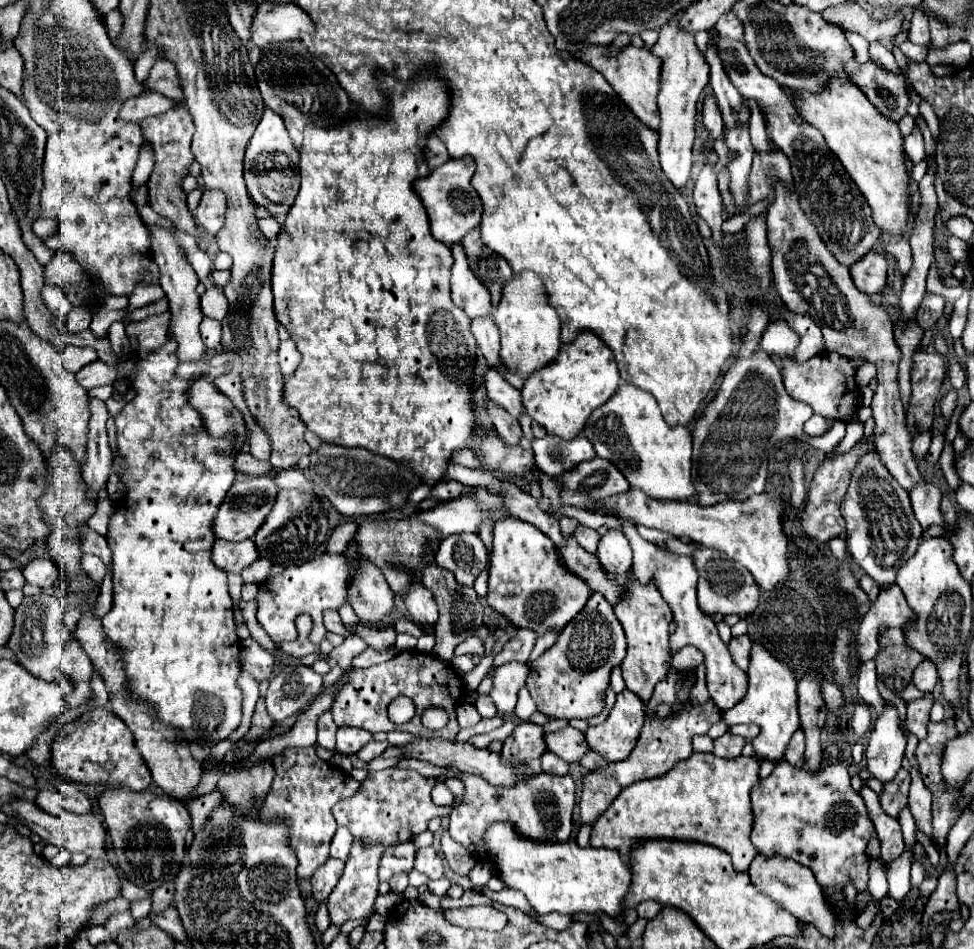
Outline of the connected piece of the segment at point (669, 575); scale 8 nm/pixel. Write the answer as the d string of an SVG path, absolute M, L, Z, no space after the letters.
M610 510L604 516L618 518L620 524L622 524L622 532L626 534L626 538L630 542L630 548L634 552L634 558L632 558L632 574L634 574L634 578L640 584L654 582L656 588L662 592L664 600L670 604L670 608L674 608L674 622L676 622L678 628L670 636L670 644L672 644L670 648L674 648L674 652L678 652L682 646L692 644L698 650L702 650L702 654L706 656L706 672L708 672L706 684L708 684L708 692L710 692L710 698L714 700L714 704L722 712L728 710L728 708L732 708L734 704L738 704L738 700L742 700L742 696L746 696L746 672L742 672L734 664L734 660L732 660L726 644L718 636L718 630L716 630L714 620L708 618L706 614L702 614L700 608L698 608L698 602L696 602L696 580L698 580L698 572L694 568L694 562L690 562L690 556L682 556L682 554L666 552L666 550L662 552L656 544L646 542L638 534L636 524L632 520L620 518L618 514L614 514Z

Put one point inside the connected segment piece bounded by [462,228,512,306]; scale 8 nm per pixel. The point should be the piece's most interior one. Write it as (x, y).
(491, 270)

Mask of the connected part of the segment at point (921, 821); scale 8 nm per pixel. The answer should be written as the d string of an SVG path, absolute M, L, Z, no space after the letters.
M916 768L910 770L912 776L912 786L910 786L910 812L916 820L916 828L920 832L924 832L924 836L928 836L932 840L932 814L930 814L930 804L932 804L932 796L930 790L924 788L924 782L918 774Z

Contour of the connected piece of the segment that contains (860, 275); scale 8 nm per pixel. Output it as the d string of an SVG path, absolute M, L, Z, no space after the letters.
M870 250L866 256L862 256L858 262L850 266L850 276L858 290L866 294L882 294L886 286L886 258L884 254L878 254L876 250Z

